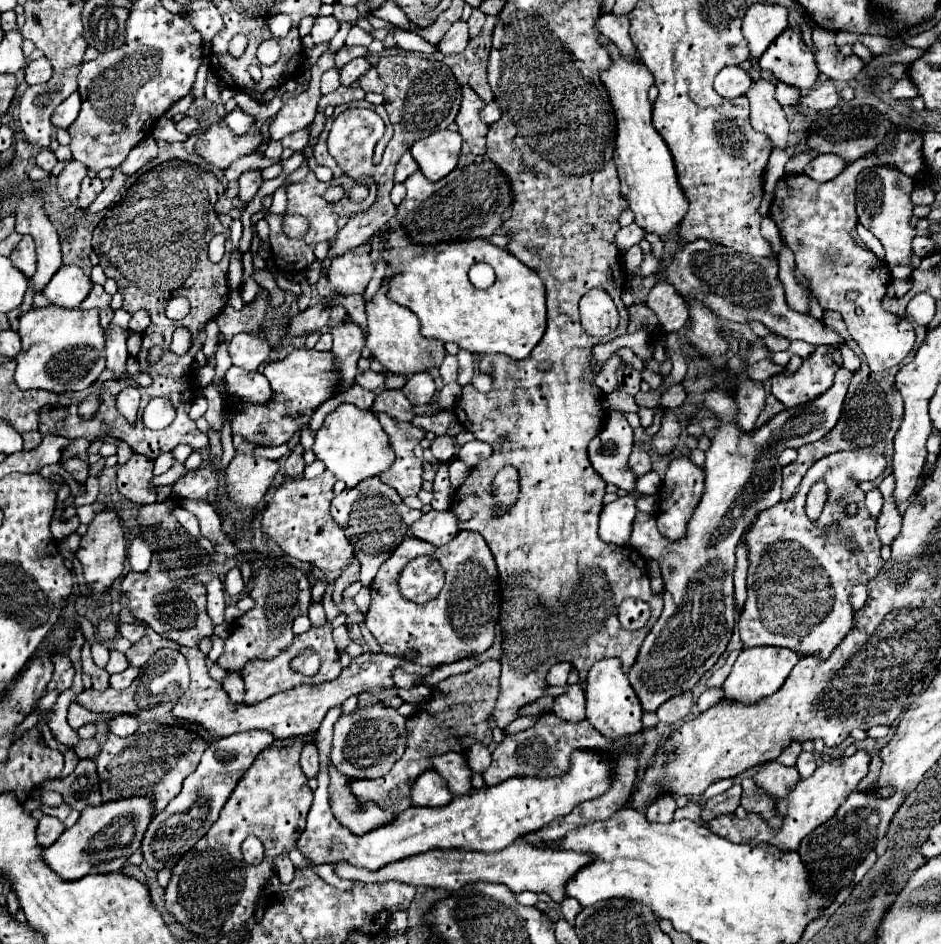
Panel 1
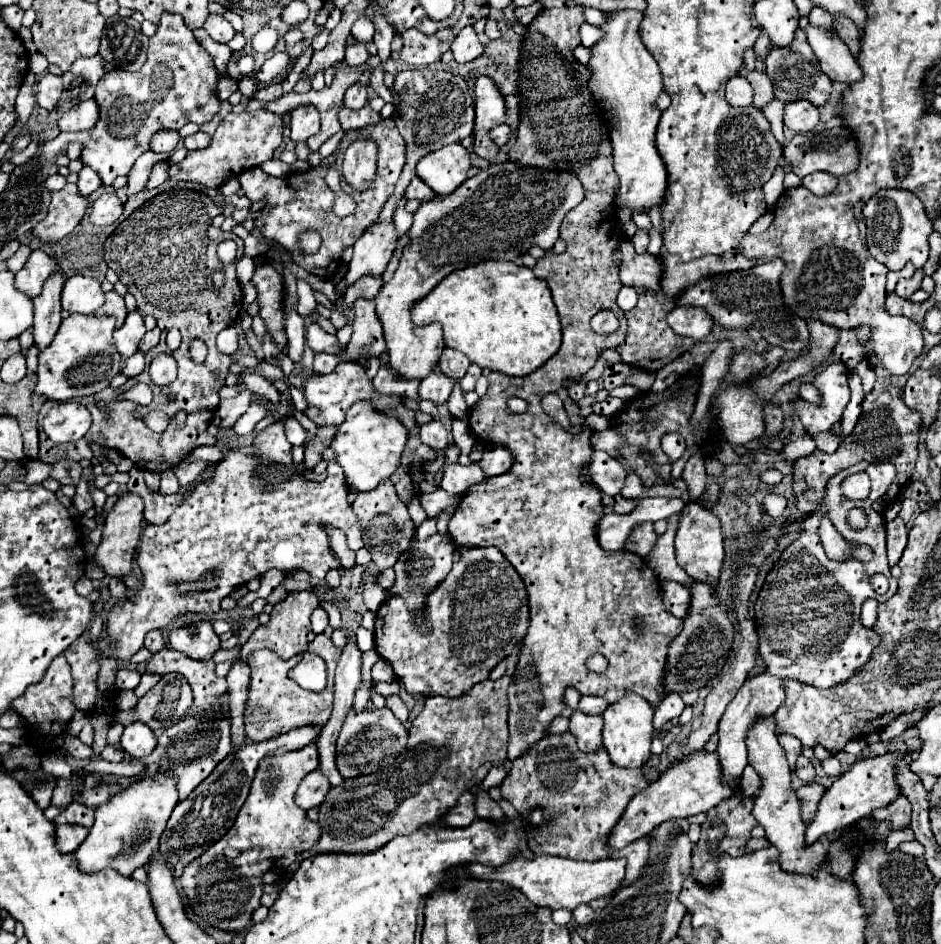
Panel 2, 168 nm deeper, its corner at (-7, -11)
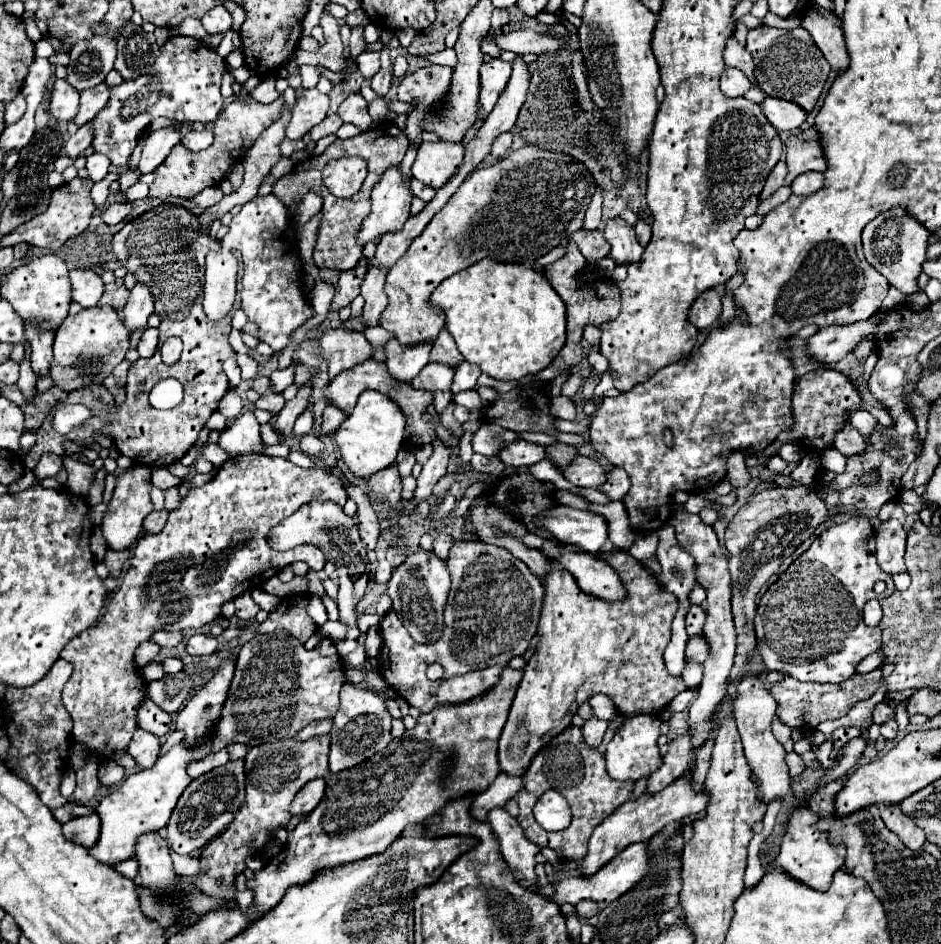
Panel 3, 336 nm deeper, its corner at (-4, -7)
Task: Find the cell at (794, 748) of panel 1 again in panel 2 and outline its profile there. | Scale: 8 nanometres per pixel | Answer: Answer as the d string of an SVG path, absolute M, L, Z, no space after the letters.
M785 734L779 736L779 744L781 744L783 750L785 750L789 768L793 770L793 768L795 768L795 760L801 756L801 748L803 748L803 744L801 744L797 738L793 738L793 736L785 736Z

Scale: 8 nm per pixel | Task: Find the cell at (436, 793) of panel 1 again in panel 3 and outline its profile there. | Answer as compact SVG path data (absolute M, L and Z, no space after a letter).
M498 774L494 784L490 784L490 788L482 794L474 796L474 804L472 804L472 816L476 820L486 820L488 812L492 808L504 808L508 800L512 800L520 790L524 788L522 778L518 776L508 776L508 774Z

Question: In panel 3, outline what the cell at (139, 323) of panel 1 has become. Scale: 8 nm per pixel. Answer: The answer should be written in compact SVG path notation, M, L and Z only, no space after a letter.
M146 328L138 342L138 352L142 358L150 358L154 356L156 348L158 348L158 328Z

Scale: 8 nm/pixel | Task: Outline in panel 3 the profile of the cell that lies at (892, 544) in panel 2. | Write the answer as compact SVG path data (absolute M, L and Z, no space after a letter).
M886 520L876 530L876 558L886 574L906 572L904 564L906 530L898 520Z

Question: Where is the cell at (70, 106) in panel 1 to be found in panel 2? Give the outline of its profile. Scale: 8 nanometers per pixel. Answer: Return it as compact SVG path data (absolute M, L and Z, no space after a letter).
M85 100L77 106L73 106L69 112L63 114L59 128L63 132L81 132L81 130L89 130L99 118L99 110L95 100Z

